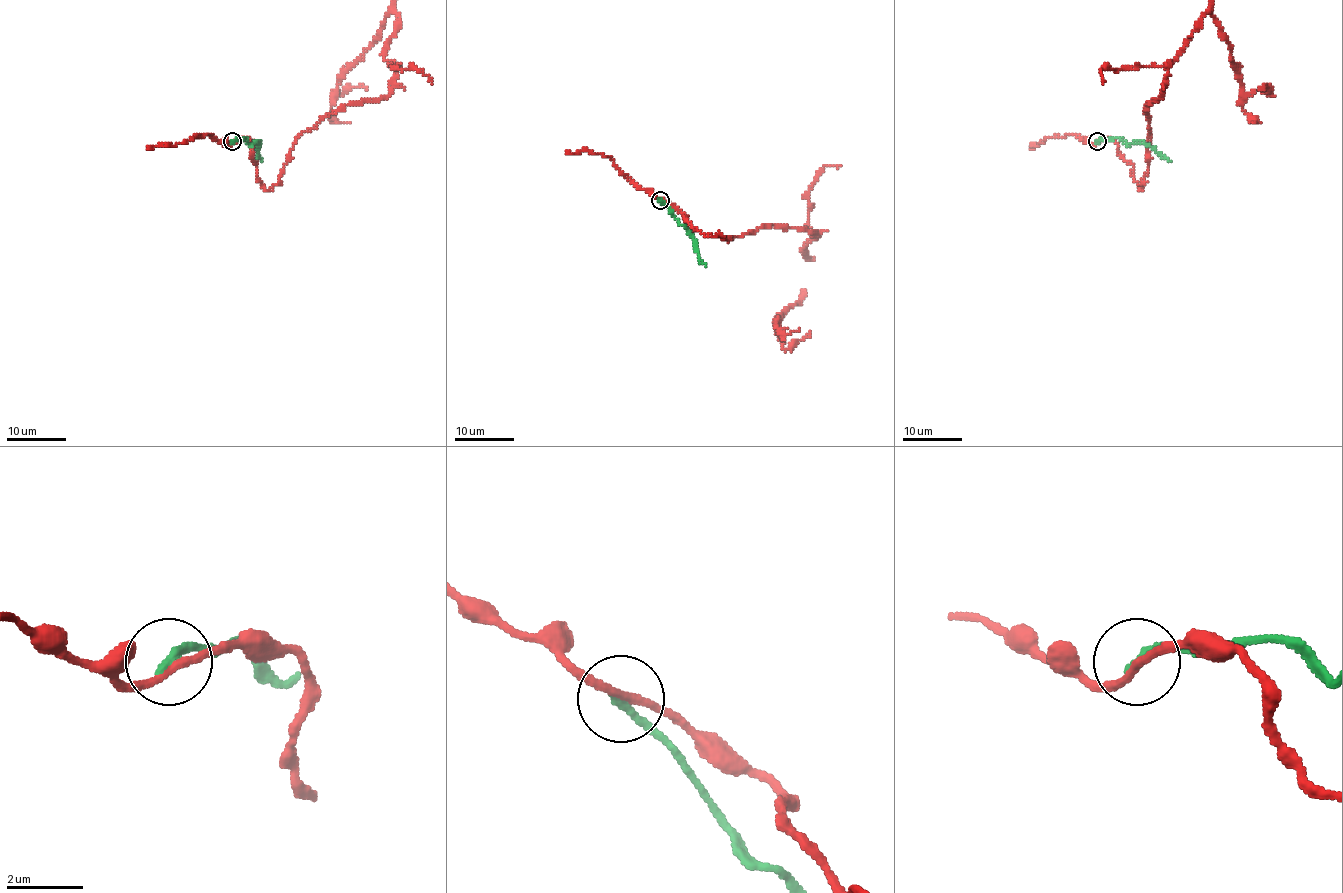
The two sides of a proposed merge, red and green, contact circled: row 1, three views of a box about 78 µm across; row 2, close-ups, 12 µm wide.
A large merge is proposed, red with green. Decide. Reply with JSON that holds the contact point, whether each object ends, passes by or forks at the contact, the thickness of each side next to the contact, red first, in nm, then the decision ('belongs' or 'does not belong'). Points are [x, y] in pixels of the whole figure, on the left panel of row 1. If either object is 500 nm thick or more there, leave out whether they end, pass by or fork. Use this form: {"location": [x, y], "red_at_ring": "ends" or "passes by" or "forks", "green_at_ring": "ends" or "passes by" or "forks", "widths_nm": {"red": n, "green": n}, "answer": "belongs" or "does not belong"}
{"location": [232, 141], "red_at_ring": "passes by", "green_at_ring": "ends", "widths_nm": {"red": 190, "green": 240}, "answer": "does not belong"}

